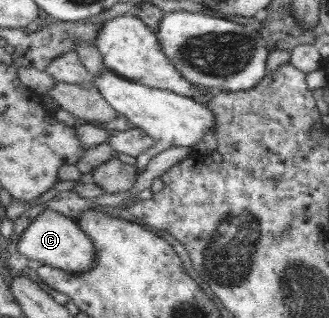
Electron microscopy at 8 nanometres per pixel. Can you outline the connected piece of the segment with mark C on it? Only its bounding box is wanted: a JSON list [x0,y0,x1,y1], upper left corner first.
[16,208,96,273]

